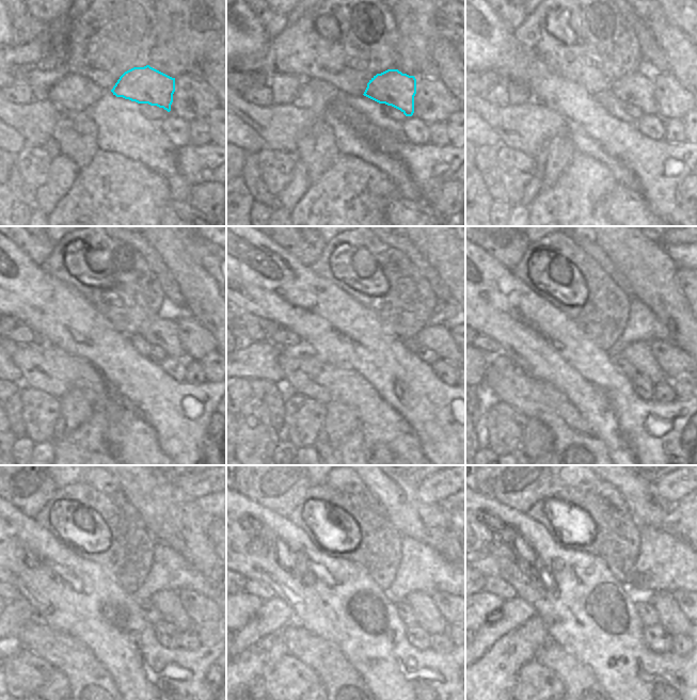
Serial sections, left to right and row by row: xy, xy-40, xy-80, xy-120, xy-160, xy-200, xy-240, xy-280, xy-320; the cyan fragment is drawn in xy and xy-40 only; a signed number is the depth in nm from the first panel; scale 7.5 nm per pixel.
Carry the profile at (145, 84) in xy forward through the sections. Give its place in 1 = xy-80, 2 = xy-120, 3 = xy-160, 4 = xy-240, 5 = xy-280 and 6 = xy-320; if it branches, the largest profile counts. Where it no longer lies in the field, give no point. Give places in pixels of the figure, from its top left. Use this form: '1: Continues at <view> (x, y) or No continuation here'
1: Continues at xy-80 (634, 89)
2: Continues at xy-120 (159, 331)
3: Continues at xy-160 (410, 337)
4: Continues at xy-240 (202, 609)
5: Continues at xy-280 (443, 601)
6: Continues at xy-320 (682, 598)

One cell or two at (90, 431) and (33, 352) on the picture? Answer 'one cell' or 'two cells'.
two cells

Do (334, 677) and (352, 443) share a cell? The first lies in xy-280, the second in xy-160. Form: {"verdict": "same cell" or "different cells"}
{"verdict": "same cell"}

